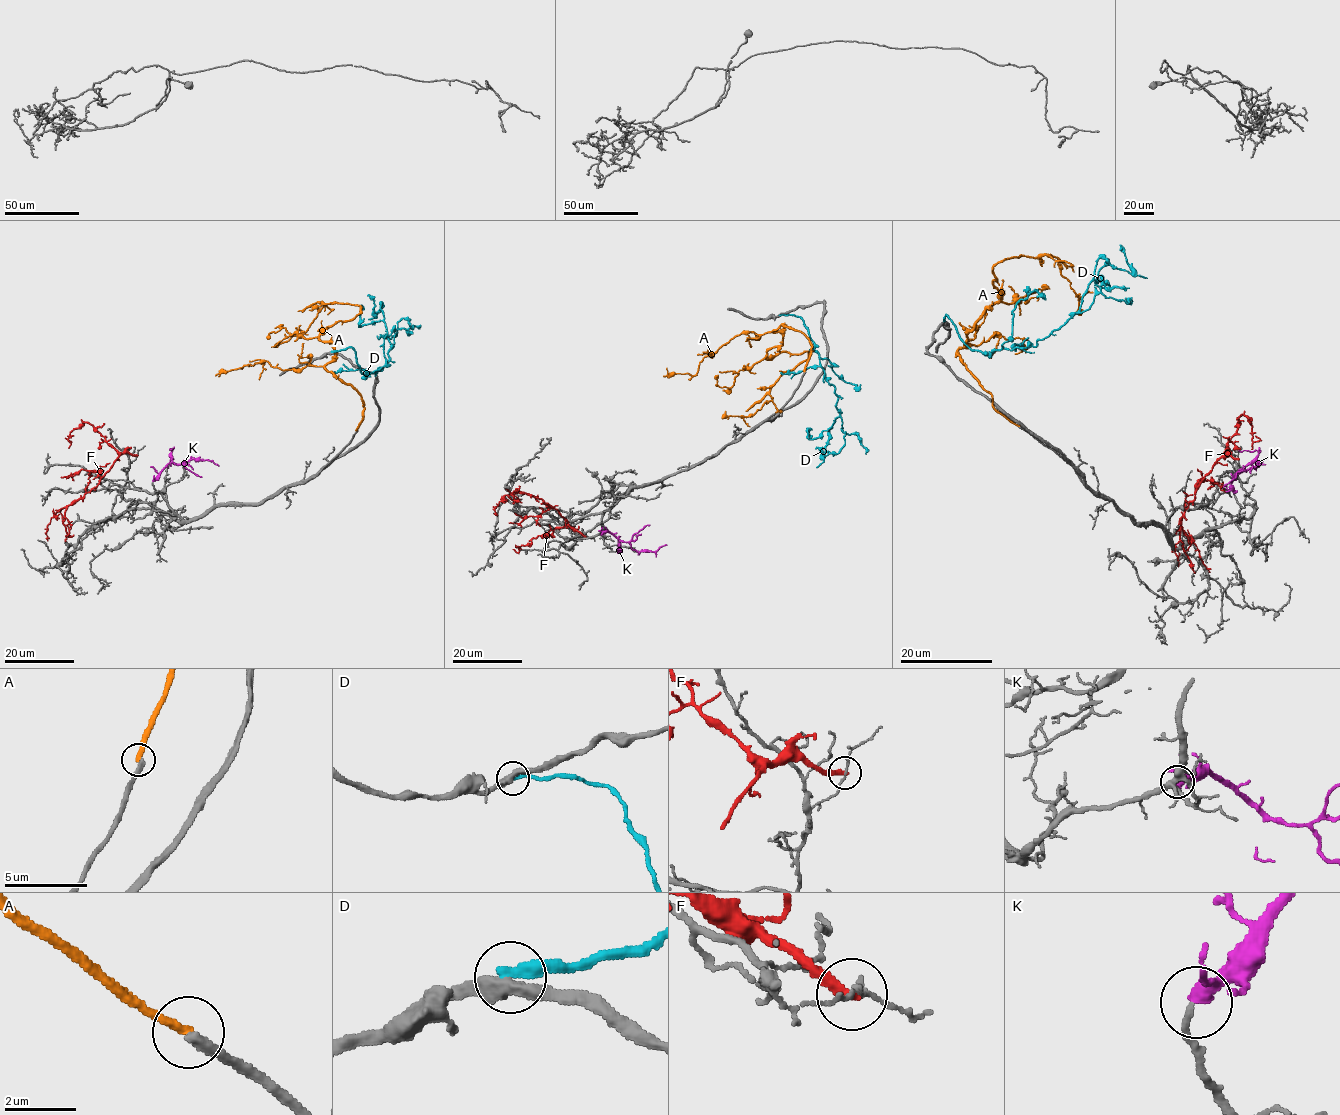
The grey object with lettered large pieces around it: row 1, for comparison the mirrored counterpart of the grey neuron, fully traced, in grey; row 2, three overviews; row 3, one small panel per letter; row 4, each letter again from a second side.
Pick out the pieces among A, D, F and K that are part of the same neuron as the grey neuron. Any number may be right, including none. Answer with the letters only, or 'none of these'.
none of these

